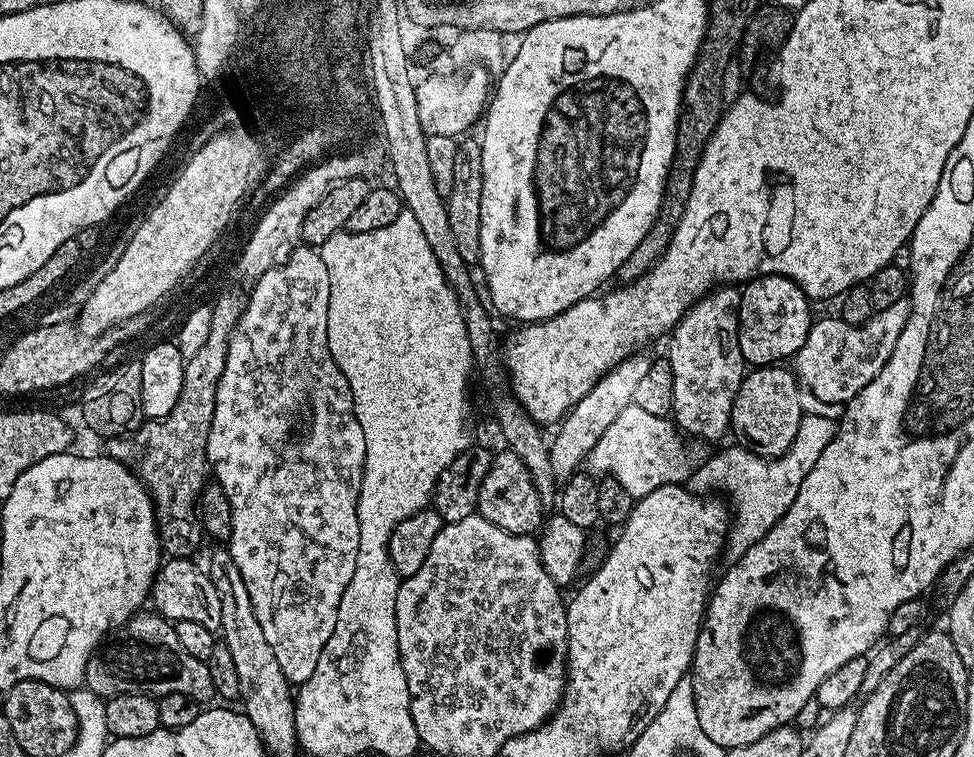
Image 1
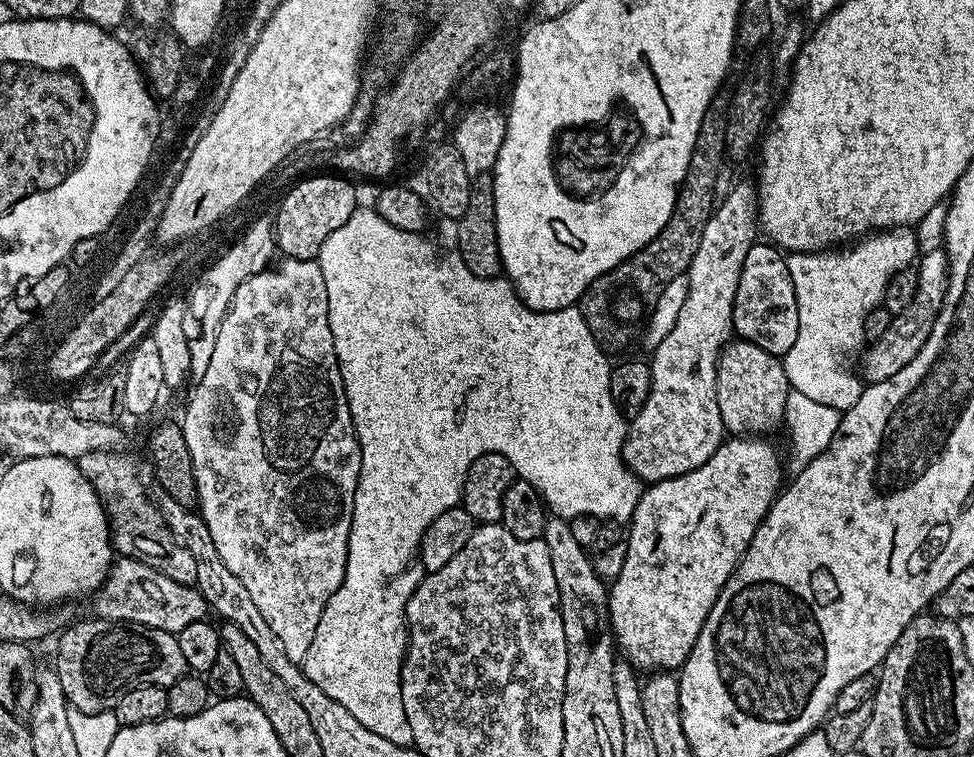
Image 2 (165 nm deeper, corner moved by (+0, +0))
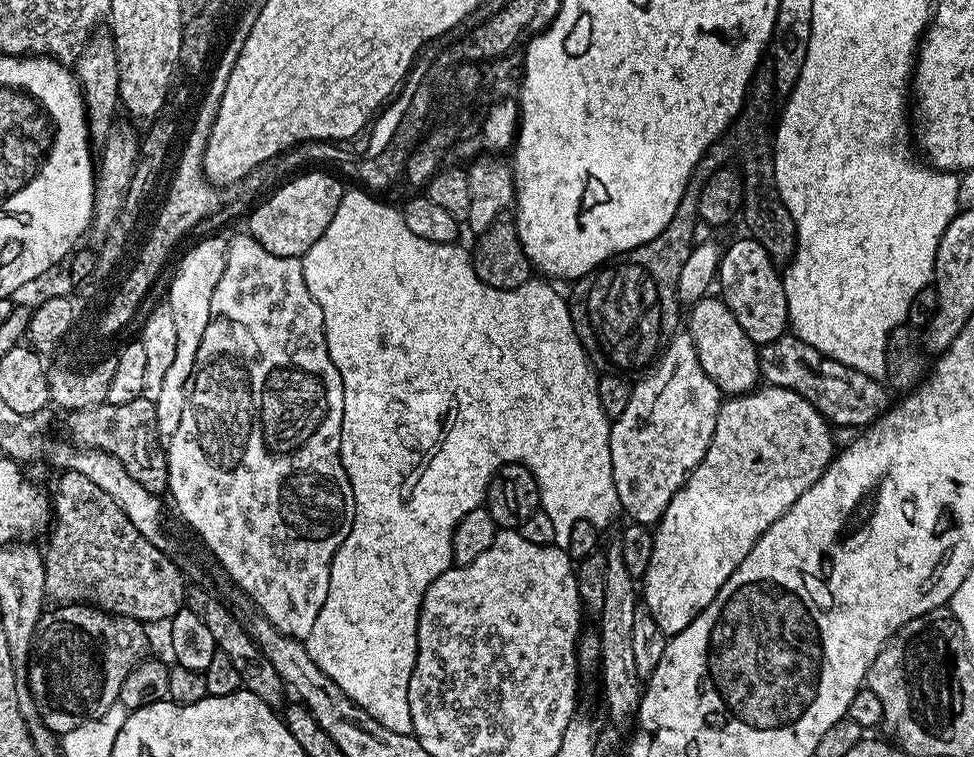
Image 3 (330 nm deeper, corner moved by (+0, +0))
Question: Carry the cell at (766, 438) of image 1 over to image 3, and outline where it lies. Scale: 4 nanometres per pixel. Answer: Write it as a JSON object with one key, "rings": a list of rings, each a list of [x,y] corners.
{"rings":[[[709,294],[691,305],[689,312],[692,313],[689,316],[687,313],[686,331],[696,343],[698,362],[702,370],[706,370],[710,382],[714,382],[725,397],[753,391],[761,383],[758,345],[748,337],[746,330],[742,330],[742,326],[738,326],[738,318],[730,314],[723,299]]]}

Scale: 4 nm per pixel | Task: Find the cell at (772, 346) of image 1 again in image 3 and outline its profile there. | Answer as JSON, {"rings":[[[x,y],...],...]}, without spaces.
{"rings":[[[743,238],[736,240],[729,248],[723,249],[720,257],[720,275],[718,277],[719,295],[725,306],[738,318],[738,326],[756,345],[774,342],[774,338],[789,331],[788,307],[784,293],[784,281],[781,269],[772,261],[766,246],[757,240]]]}

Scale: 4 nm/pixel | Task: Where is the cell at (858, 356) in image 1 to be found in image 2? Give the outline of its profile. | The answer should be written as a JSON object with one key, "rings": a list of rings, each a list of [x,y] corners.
{"rings":[[[936,246],[923,256],[924,253],[918,260],[918,288],[914,300],[910,302],[910,306],[906,306],[906,310],[902,310],[902,314],[892,318],[886,334],[882,334],[882,338],[871,341],[859,357],[858,368],[868,384],[877,384],[886,378],[894,378],[894,374],[898,374],[902,366],[910,366],[918,350],[926,346],[926,338],[930,338],[930,330],[934,330],[938,310],[942,310],[942,302],[946,298],[948,255],[945,254],[943,247]]]}

